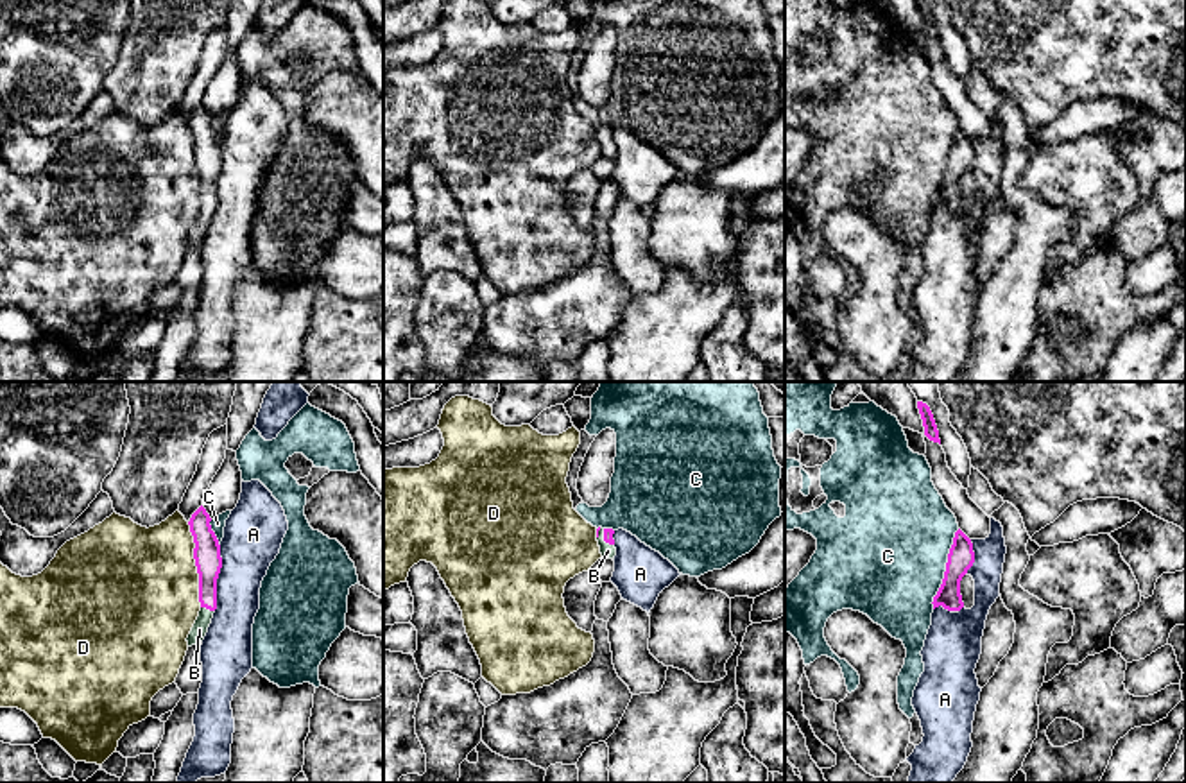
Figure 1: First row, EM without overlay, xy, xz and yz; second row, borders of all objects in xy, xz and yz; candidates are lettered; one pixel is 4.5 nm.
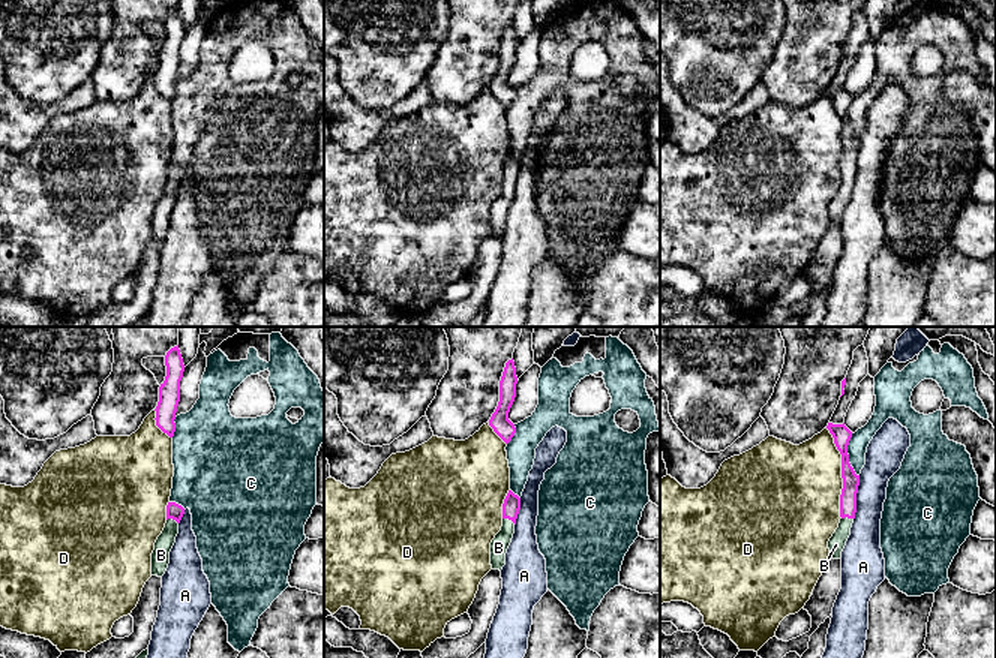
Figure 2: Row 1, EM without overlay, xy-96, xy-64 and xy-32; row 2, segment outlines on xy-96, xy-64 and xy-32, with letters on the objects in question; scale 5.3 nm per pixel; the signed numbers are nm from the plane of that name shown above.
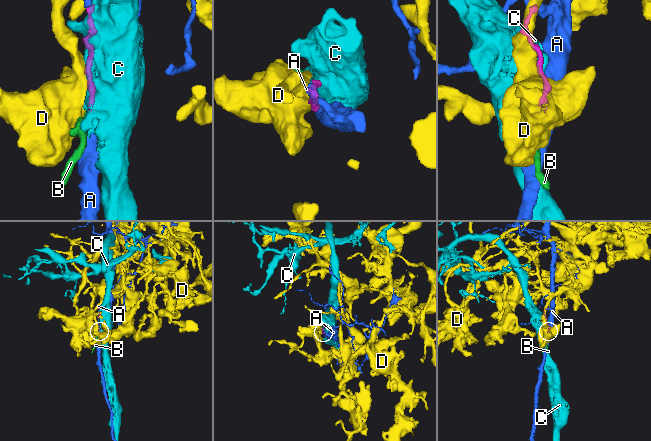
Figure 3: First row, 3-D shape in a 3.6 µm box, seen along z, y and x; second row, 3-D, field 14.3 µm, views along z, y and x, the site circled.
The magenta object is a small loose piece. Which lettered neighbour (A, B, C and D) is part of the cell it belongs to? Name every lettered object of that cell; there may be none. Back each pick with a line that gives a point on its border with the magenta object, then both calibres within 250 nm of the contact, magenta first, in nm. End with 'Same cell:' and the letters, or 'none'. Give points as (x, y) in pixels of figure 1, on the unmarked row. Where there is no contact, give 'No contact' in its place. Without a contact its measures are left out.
B: Touches magenta at xy (208, 206). Thickness 120 nm (magenta) against 70 nm
Same cell: B

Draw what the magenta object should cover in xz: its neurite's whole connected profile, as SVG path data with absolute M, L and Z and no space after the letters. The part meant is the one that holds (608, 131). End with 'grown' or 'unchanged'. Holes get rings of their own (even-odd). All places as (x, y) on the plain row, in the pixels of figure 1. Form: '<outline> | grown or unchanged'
M597 127L597 140L600 145L600 152L606 158L614 158L616 147L614 147L614 138L613 138L614 129L613 127Z | grown

